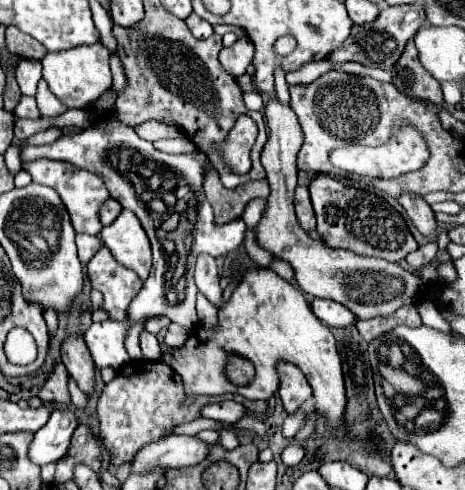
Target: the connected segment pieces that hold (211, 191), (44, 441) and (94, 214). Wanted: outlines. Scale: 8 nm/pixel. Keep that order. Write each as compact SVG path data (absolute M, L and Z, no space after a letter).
M206 163L206 173L204 173L204 193L208 203L214 209L214 223L224 225L228 221L234 221L242 215L244 207L256 199L262 197L266 199L270 193L270 187L266 181L250 181L246 185L236 187L234 191L228 191L218 177L218 171Z
M66 409L54 411L50 421L34 435L34 441L30 445L30 459L36 465L44 467L64 457L76 427L78 427L78 417L74 413Z
M32 161L22 165L34 179L34 183L40 185L48 185L52 189L58 191L58 195L62 197L72 225L76 229L76 233L88 233L88 235L98 235L102 229L102 223L98 221L98 209L102 207L102 201L106 201L110 195L106 193L106 187L102 185L100 177L94 177L94 173L90 171L82 171L70 163L64 161Z

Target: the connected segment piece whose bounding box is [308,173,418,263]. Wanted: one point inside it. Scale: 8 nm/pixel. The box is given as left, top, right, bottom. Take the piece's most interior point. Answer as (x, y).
(348, 218)

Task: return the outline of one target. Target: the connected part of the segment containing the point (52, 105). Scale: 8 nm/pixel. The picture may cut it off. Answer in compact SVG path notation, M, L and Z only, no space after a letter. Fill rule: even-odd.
M42 79L38 83L38 93L36 93L36 101L38 101L38 111L40 111L40 117L42 119L48 119L48 117L58 117L66 111L66 105L62 105L48 89L46 81Z

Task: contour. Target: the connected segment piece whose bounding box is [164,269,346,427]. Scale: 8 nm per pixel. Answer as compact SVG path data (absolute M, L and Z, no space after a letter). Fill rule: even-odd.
M252 269L242 273L240 285L232 293L230 301L218 311L218 335L206 333L200 327L190 331L188 341L178 349L168 349L168 363L184 381L188 403L196 395L224 395L238 393L248 399L270 399L278 385L276 365L280 361L292 363L306 375L316 401L316 411L338 427L342 425L342 413L346 409L342 363L336 349L334 335L328 327L316 319L304 295L288 281L280 279L270 269ZM228 355L240 355L250 359L256 373L246 387L236 387L224 375L224 365L214 365L216 361L226 361Z

